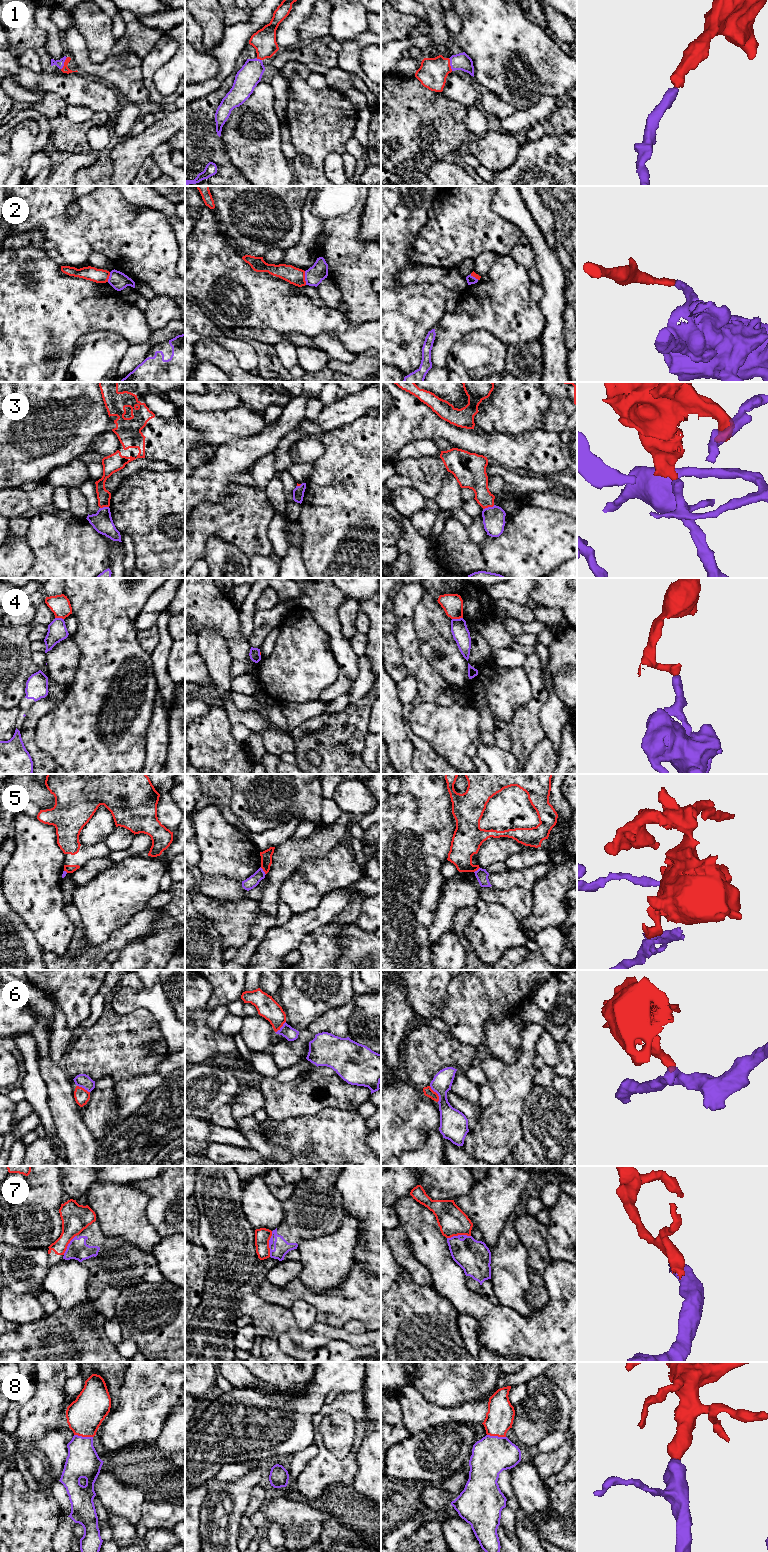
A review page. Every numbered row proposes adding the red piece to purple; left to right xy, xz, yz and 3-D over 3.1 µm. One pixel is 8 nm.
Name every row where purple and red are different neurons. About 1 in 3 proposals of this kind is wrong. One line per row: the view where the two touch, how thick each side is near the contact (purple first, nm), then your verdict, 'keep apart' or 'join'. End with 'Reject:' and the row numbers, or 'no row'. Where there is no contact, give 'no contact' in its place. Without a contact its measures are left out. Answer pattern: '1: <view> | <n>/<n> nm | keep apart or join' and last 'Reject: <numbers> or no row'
1: yz | 140/240 nm | join
2: xz | 150/140 nm | keep apart
3: yz | 180/180 nm | join
4: yz | 140/160 nm | keep apart
5: xz | 90/100 nm | keep apart
6: yz | 190/70 nm | keep apart
7: xz | 130/130 nm | keep apart
8: xy | 260/280 nm | join
Reject: 2, 4, 5, 6, 7

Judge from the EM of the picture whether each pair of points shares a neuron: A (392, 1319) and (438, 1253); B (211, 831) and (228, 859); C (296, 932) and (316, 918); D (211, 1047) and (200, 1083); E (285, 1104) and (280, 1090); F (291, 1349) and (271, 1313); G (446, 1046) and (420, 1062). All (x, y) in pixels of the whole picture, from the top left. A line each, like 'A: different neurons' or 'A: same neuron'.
A: different neurons
B: same neuron
C: same neuron
D: different neurons
E: same neuron
F: different neurons
G: same neuron

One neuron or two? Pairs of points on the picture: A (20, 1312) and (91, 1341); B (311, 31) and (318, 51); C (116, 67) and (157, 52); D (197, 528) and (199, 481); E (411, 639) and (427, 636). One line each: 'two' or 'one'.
A: two
B: two
C: two
D: two
E: two

